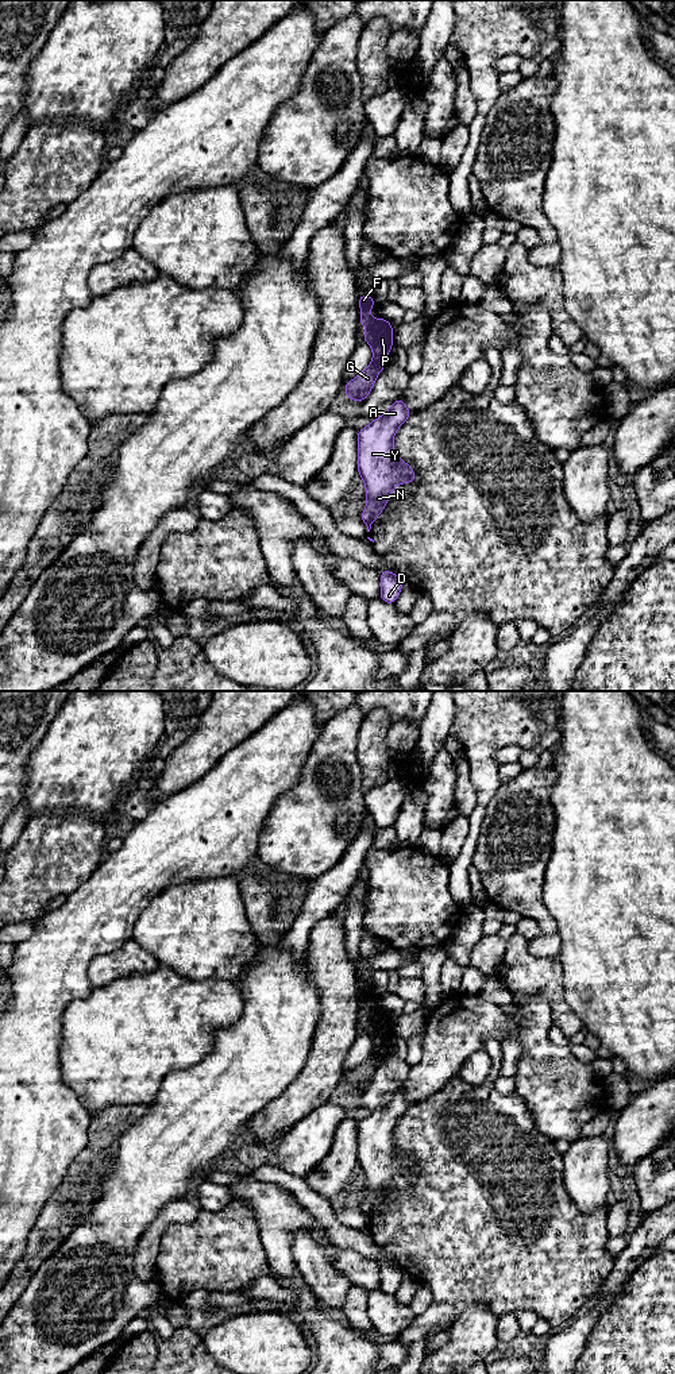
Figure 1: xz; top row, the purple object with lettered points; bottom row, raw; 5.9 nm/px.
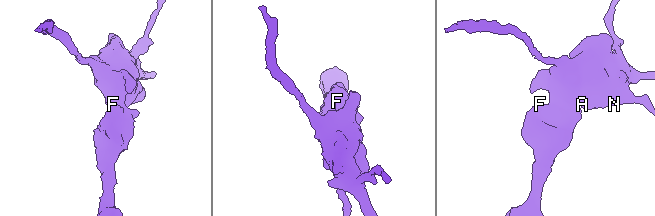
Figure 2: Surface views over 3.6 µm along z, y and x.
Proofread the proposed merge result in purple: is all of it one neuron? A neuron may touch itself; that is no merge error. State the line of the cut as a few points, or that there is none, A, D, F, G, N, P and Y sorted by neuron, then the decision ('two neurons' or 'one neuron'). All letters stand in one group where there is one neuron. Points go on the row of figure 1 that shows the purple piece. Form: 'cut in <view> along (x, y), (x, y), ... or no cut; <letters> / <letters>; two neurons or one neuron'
cut in xz along (373, 358), (380, 370); A D G N Y / F P; two neurons

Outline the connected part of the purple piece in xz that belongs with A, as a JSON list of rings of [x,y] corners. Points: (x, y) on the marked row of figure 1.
[[[400,397],[383,416],[356,431],[358,474],[364,482],[367,499],[366,509],[359,517],[366,524],[367,532],[387,506],[393,489],[400,483],[417,480],[414,471],[396,455],[393,447],[396,432],[412,413]]]

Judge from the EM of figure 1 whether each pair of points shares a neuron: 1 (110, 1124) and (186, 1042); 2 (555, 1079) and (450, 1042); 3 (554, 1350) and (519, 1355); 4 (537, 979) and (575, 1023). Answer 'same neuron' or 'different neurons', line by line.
1: different neurons
2: same neuron
3: different neurons
4: same neuron

